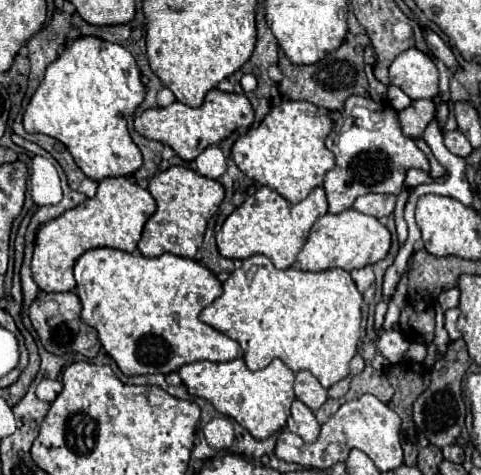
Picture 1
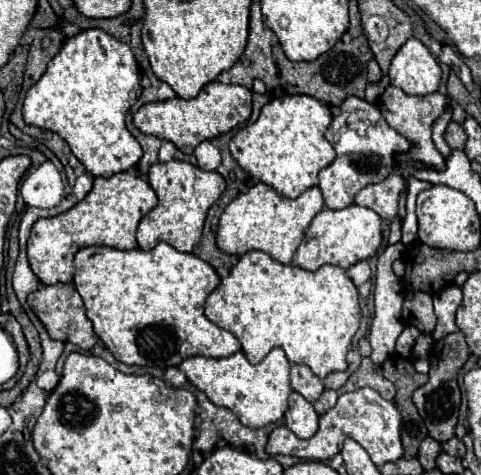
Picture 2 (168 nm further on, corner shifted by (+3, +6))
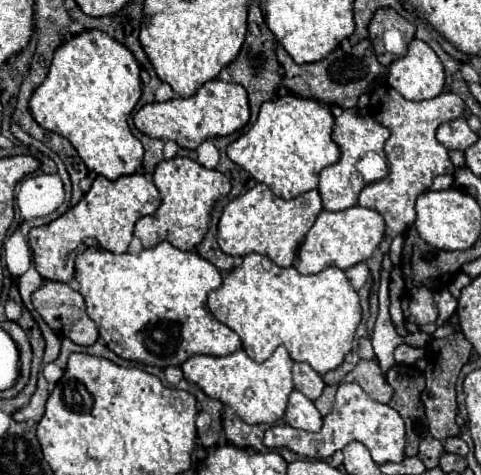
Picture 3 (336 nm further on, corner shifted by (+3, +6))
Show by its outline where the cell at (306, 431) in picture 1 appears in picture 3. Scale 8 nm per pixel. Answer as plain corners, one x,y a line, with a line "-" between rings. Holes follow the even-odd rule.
292,390
288,400
288,410
284,414
284,422
298,430
318,432
322,428
322,414
316,410
310,398
306,398
298,390

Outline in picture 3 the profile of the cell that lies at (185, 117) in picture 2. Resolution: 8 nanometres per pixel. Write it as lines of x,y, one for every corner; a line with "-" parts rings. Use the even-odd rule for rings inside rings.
214,78
206,82
192,98
172,98
168,102
152,102
142,106
134,114
134,126
150,138
172,140
180,148
194,150
204,140
216,136
228,136
240,130
248,122
248,118
250,118
250,108
248,108
246,90
240,84
222,82

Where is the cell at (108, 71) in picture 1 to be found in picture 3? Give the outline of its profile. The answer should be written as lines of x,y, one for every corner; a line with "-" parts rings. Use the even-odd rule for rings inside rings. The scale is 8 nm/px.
84,30
82,34
74,36
72,40
56,48
46,80
34,90
30,98
30,112
32,118
42,128
58,132
60,136
68,138
70,144
78,150
88,170
106,176
108,180
116,180
120,176
134,174
144,158
144,148
134,138
128,126
128,116
134,110
136,102
140,100
140,94
142,94
140,66
134,54
102,30

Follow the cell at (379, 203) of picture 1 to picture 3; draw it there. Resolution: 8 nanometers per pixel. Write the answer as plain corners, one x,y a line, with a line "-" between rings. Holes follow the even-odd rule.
380,84
372,90
368,114
390,130
390,138
386,140
384,146
390,164
390,174
378,182
366,184
360,192
358,204
382,214
386,222
386,235
391,239
414,224
416,218
414,202
418,194
428,190
428,186
438,174
452,174
454,168
450,168
448,150
436,140
436,130
440,124
460,118
462,112
464,112
464,102
460,96
452,92
444,92
430,100
410,102
402,98
396,90
392,90
388,84

